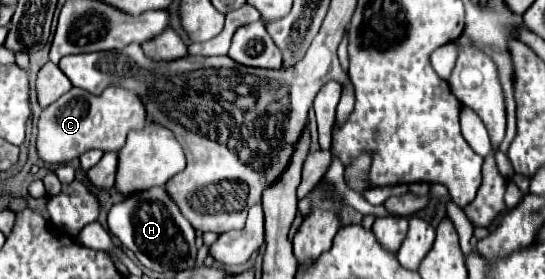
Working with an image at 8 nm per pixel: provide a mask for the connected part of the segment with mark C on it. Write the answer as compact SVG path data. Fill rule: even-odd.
M72 87L66 95L46 107L38 121L38 155L46 163L68 163L90 149L118 151L126 143L130 129L140 129L146 123L146 109L138 93L124 87L106 87L100 95Z

